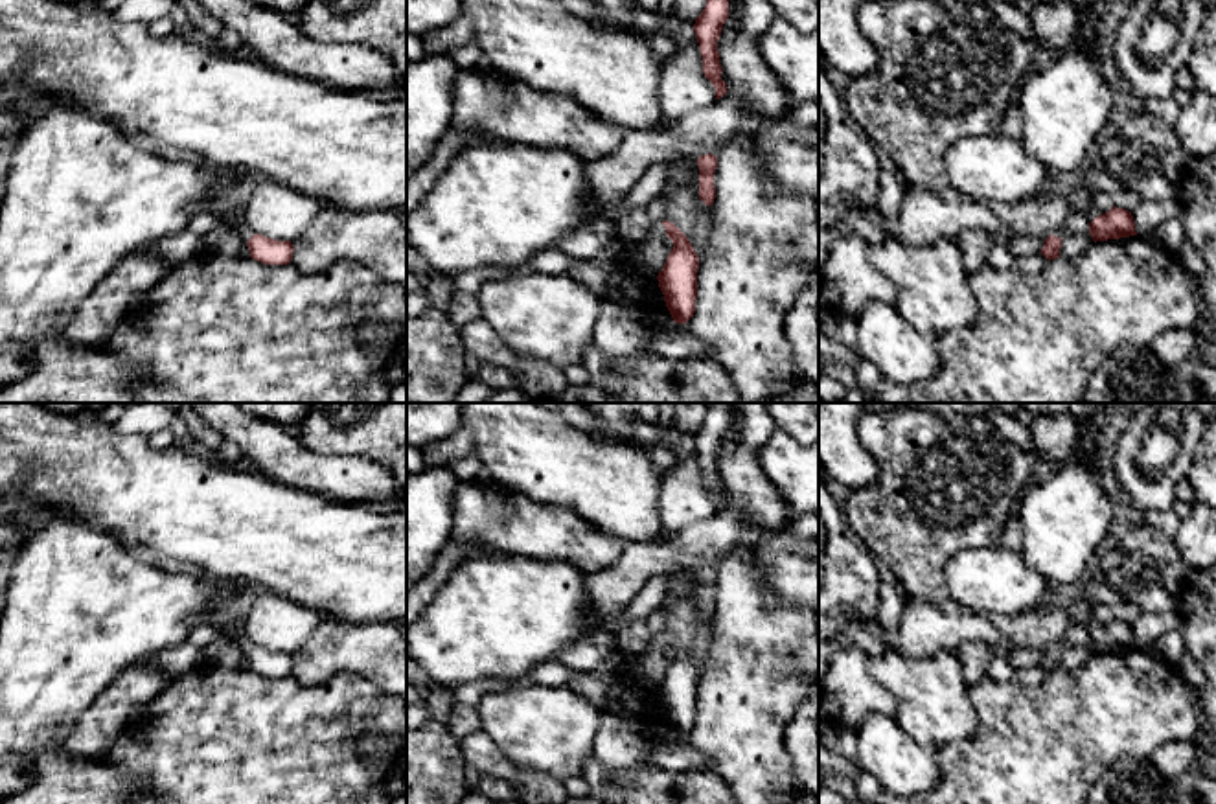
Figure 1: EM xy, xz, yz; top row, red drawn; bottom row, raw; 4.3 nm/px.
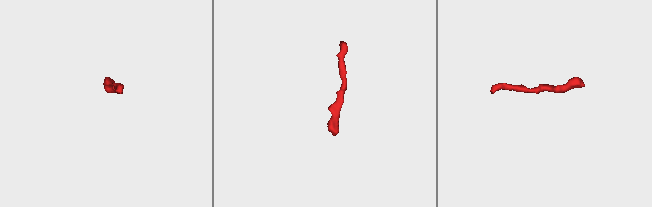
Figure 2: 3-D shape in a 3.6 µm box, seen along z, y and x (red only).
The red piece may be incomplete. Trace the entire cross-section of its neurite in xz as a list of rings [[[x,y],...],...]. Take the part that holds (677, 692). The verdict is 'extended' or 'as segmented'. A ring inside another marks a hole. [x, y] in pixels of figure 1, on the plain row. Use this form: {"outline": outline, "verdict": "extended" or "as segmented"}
{"outline": [[[655,635],[653,646],[666,646],[673,655],[657,692],[673,734],[686,736],[695,725],[699,670],[673,635]]], "verdict": "extended"}

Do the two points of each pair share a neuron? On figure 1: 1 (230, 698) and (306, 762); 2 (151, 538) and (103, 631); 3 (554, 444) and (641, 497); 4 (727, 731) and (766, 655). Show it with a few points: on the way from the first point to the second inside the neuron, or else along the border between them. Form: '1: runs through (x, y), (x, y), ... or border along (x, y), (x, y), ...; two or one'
1: runs through (249, 716), (287, 755); one
2: border along (105, 532), (155, 563); two
3: runs through (576, 466), (602, 475), (619, 490); one
4: runs through (742, 712), (757, 674); one

